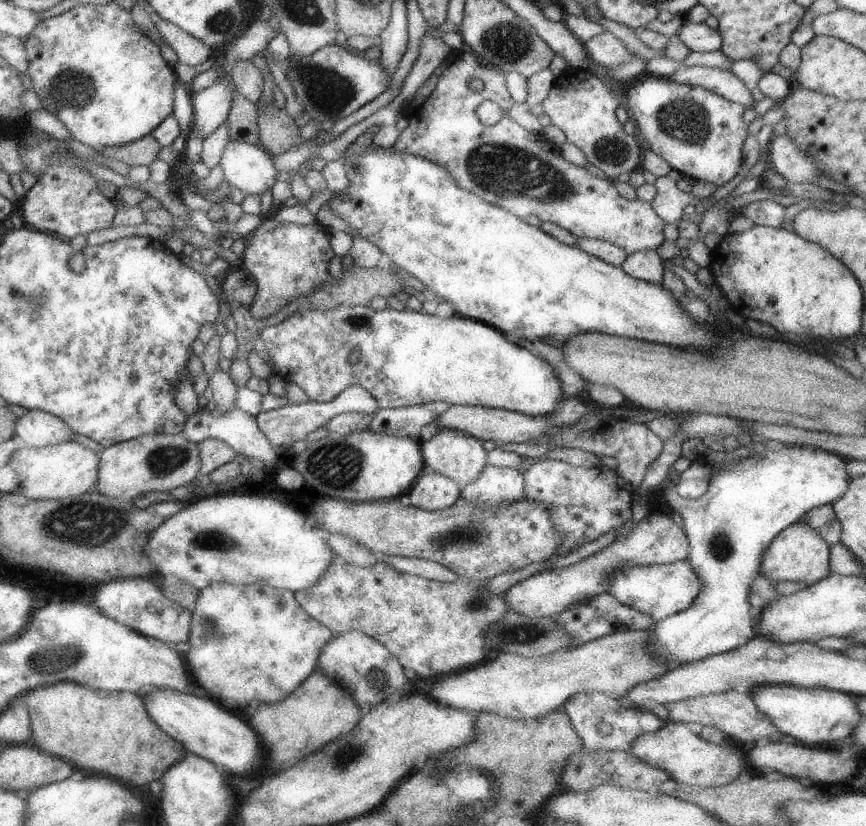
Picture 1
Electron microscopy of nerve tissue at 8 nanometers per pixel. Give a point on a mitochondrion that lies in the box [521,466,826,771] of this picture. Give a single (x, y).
(720, 544)

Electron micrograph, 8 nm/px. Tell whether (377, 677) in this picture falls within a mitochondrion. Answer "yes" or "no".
yes

